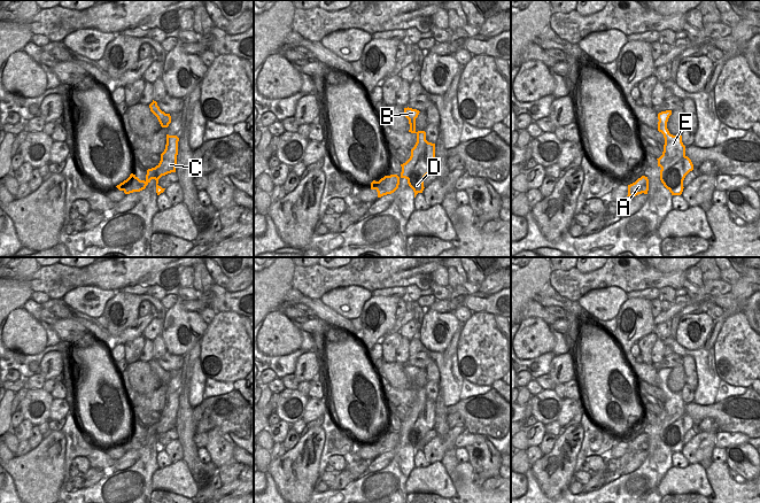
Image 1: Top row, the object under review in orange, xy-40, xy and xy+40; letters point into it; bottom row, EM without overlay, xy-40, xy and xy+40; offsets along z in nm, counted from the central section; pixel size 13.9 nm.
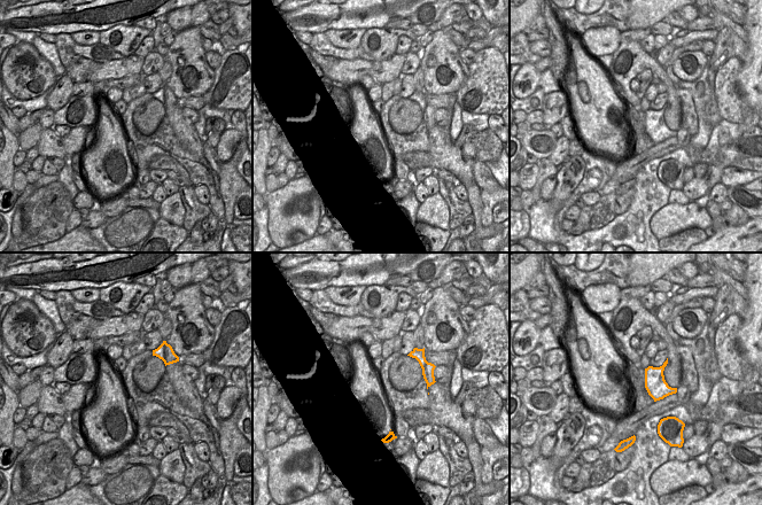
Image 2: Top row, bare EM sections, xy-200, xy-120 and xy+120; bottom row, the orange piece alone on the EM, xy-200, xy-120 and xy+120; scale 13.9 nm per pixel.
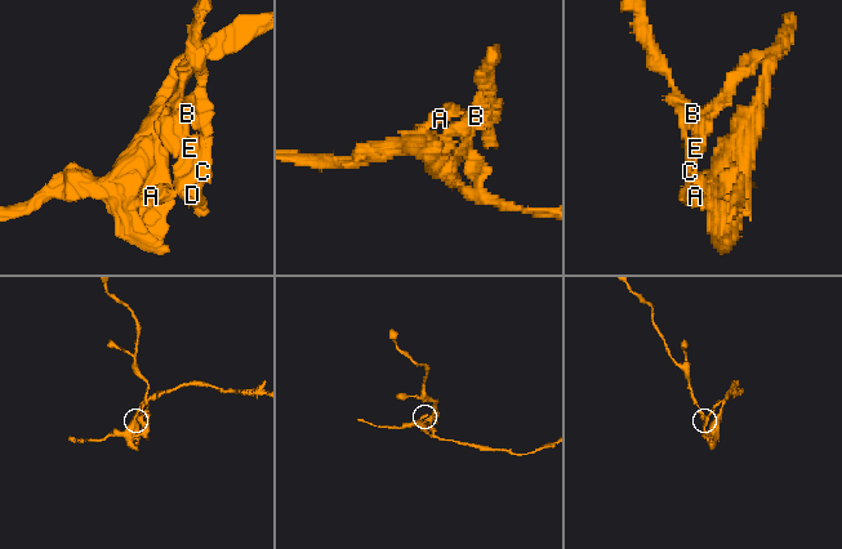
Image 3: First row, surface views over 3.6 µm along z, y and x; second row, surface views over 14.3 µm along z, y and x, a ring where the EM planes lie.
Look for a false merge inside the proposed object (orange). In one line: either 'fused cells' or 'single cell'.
fused cells

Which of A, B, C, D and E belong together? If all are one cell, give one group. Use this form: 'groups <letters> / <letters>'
groups A B E / C D

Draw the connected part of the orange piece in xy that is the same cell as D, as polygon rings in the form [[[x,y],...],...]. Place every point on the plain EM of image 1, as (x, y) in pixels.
[[[426,401],[426,408],[420,412],[416,424],[408,430],[412,440],[412,447],[414,449],[414,455],[418,450],[424,448],[424,436],[425,434],[434,428],[435,423],[435,401]]]

